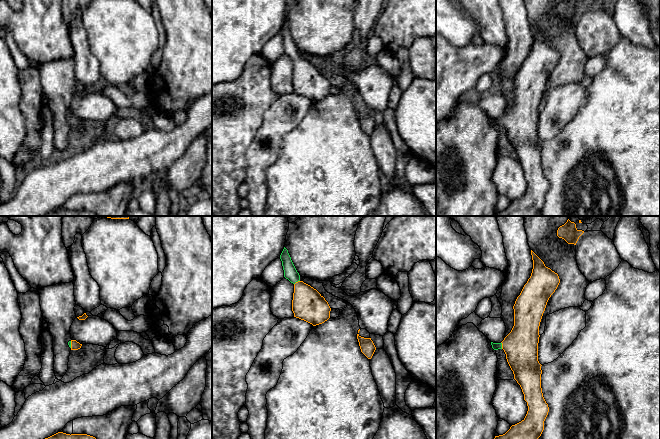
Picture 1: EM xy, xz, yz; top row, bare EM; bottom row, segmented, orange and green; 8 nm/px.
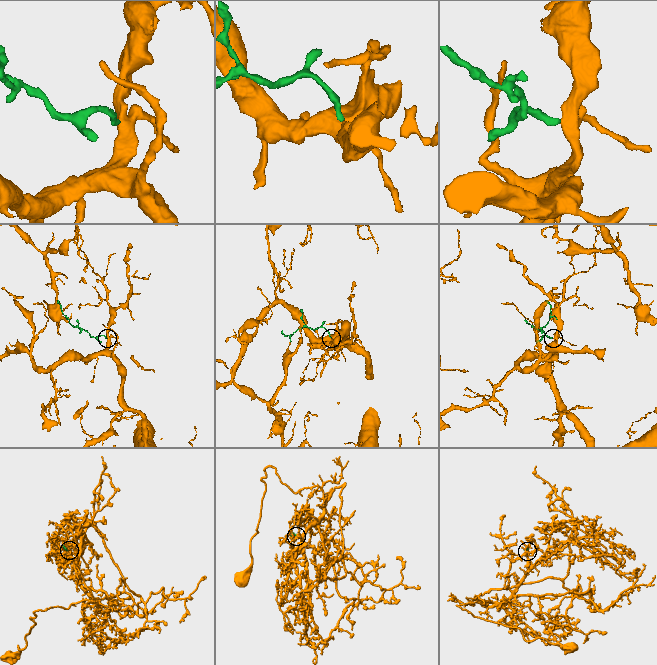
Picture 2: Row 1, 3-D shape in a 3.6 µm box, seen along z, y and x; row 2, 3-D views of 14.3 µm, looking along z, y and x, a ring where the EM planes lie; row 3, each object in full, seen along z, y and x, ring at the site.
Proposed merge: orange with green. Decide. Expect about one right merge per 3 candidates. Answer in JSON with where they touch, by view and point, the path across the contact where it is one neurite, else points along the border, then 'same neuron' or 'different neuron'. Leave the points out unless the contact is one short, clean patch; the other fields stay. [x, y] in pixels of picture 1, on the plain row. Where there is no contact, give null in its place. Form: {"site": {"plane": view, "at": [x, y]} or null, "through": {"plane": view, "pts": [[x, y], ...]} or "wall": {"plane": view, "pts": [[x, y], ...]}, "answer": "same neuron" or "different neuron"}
{"site": {"plane": "yz", "at": [502, 121]}, "through": {"plane": "yz", "pts": [[521, 121], [502, 121], [495, 122]]}, "answer": "same neuron"}

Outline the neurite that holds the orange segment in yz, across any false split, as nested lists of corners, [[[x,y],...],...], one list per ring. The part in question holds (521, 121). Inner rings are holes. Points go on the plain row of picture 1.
[[[532,26],[531,31],[531,52],[513,82],[514,102],[501,119],[491,118],[494,126],[504,126],[514,155],[524,170],[528,187],[521,198],[512,201],[505,210],[495,212],[494,216],[537,216],[544,206],[544,197],[549,188],[541,164],[539,102],[547,78],[560,55]]]

